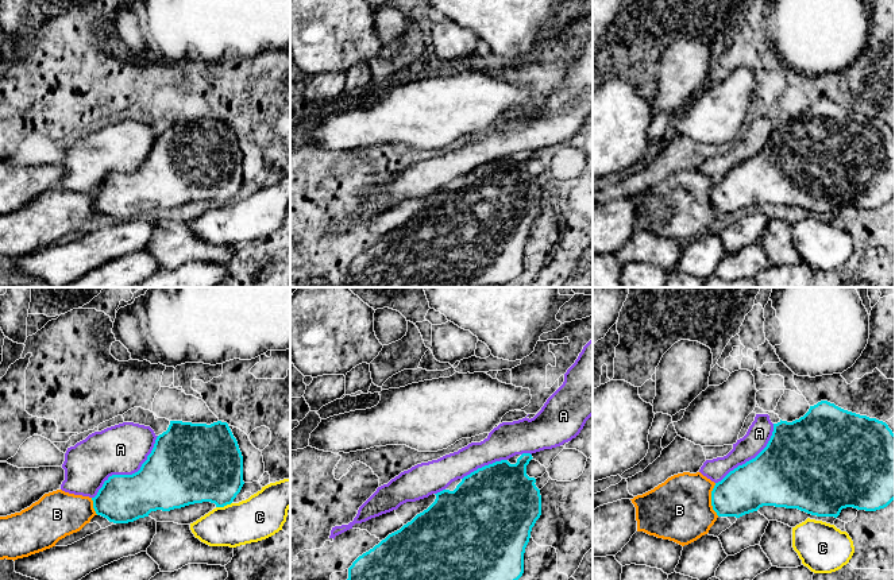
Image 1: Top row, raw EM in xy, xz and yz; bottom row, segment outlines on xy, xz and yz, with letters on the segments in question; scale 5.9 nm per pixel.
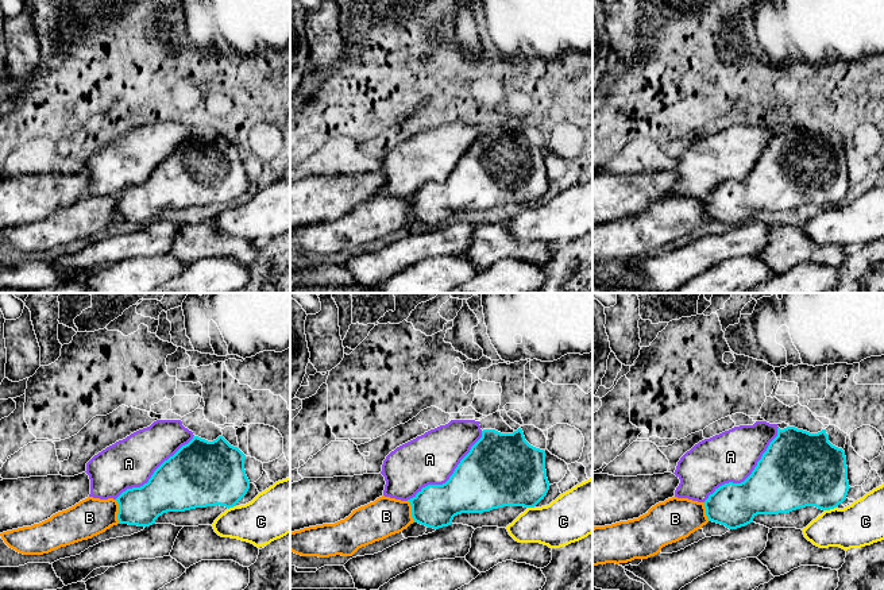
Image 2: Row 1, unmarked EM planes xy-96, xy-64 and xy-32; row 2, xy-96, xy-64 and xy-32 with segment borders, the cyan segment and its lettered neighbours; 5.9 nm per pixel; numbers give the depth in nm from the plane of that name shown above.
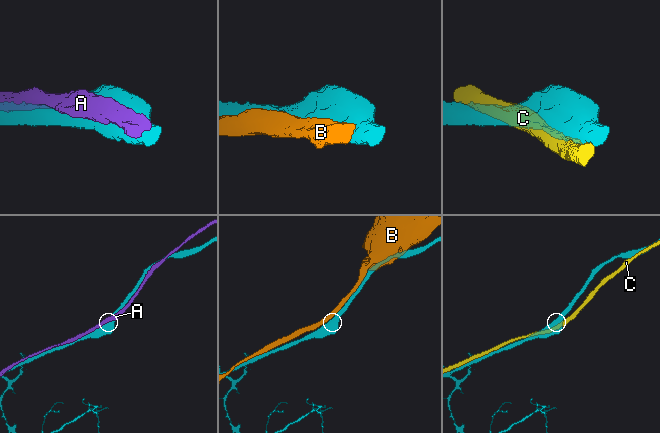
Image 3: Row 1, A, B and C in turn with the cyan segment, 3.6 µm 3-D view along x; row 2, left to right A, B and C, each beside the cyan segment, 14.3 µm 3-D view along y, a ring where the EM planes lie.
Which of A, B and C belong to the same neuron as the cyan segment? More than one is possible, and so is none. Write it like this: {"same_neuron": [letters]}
{"same_neuron": []}

